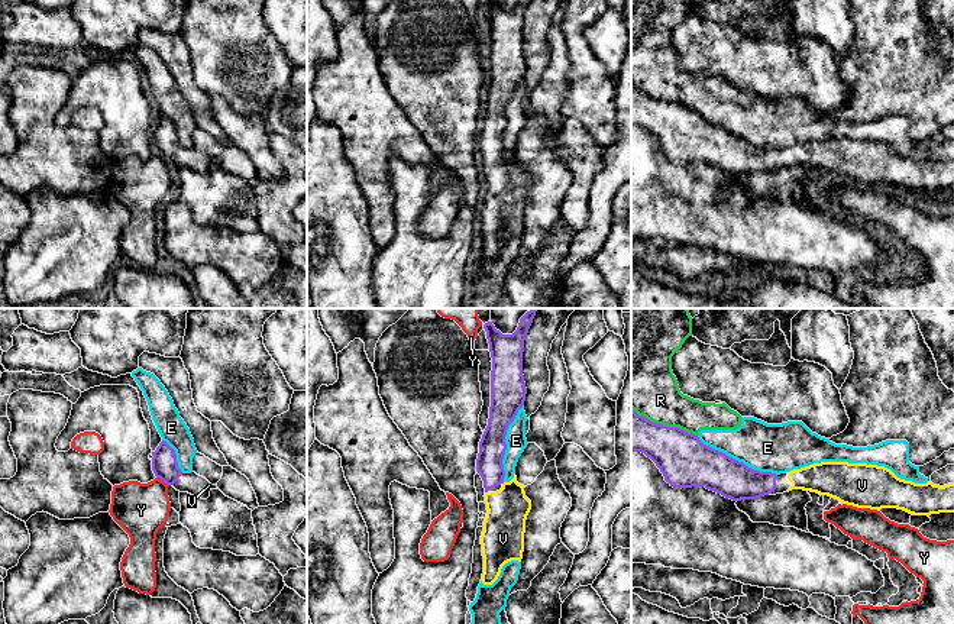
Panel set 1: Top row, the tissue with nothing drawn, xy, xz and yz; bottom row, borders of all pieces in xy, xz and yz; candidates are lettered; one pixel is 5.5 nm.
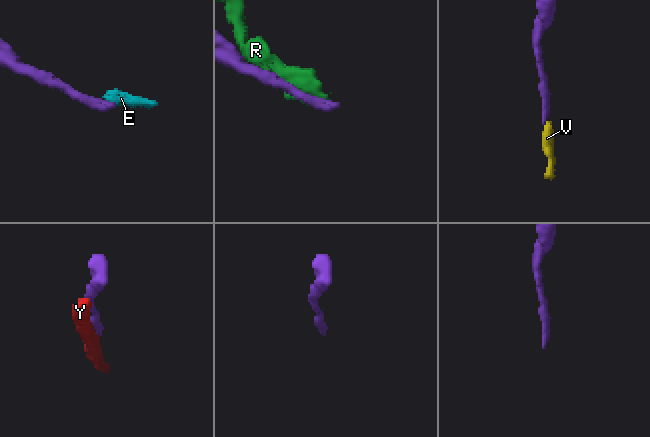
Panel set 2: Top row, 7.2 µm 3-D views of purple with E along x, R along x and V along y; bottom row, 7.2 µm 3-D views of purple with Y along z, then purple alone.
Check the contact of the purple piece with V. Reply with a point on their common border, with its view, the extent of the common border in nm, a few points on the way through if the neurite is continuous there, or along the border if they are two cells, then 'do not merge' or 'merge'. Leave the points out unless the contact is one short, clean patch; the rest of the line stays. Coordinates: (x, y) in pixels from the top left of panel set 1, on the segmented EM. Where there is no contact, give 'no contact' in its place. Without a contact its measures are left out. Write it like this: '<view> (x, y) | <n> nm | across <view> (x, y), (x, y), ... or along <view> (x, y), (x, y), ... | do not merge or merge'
no contact | merge

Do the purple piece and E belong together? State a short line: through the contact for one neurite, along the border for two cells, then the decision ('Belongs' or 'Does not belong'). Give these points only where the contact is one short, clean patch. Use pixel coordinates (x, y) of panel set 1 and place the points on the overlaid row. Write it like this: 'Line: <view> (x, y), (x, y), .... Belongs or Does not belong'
Does not belong

